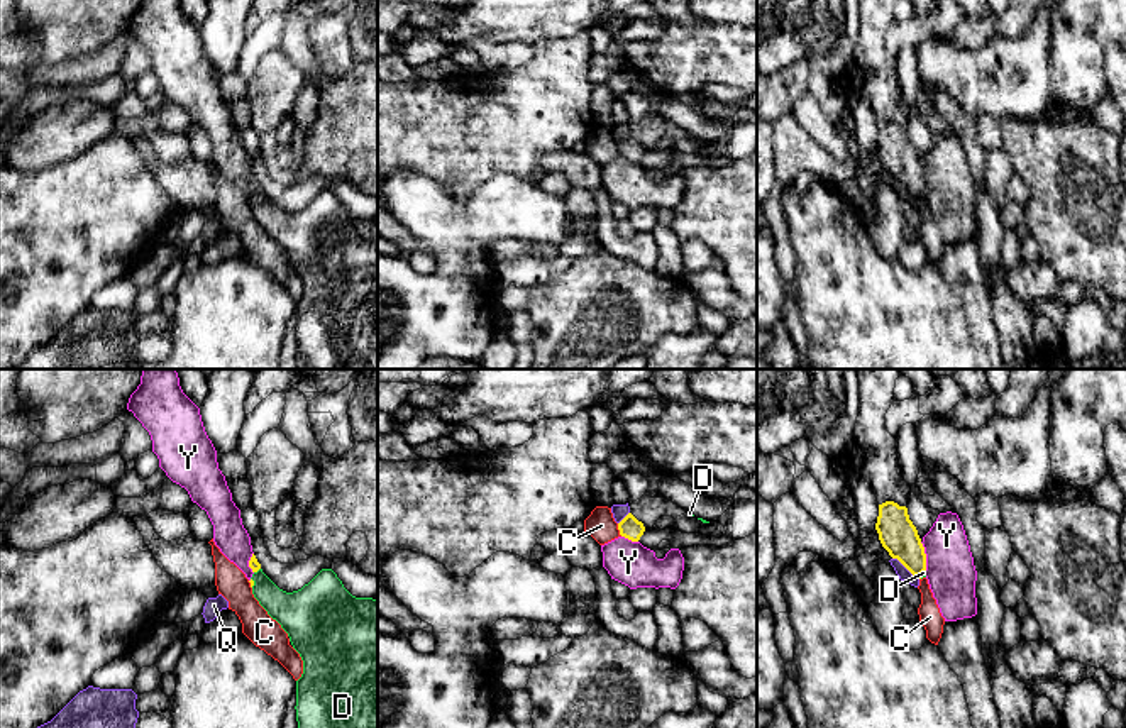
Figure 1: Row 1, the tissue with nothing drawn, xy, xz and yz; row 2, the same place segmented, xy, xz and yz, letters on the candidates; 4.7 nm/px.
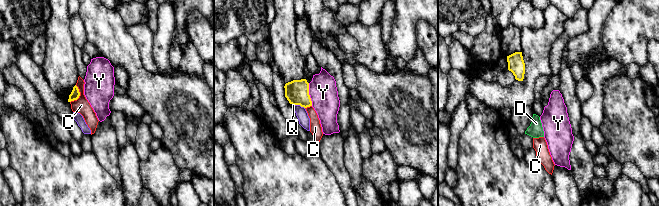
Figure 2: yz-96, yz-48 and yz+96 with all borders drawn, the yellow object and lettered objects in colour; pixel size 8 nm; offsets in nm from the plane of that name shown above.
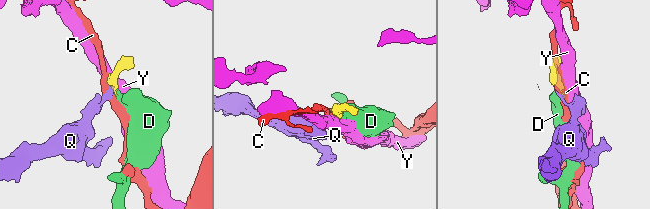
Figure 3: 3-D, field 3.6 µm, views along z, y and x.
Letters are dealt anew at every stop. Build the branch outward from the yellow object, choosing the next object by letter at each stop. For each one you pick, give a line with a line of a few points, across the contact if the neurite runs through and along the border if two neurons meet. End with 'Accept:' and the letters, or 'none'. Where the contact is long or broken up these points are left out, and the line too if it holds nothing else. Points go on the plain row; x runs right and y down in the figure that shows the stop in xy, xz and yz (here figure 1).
D: line xy (251, 202), (253, 204), (281, 227), (297, 232)
Accept: D

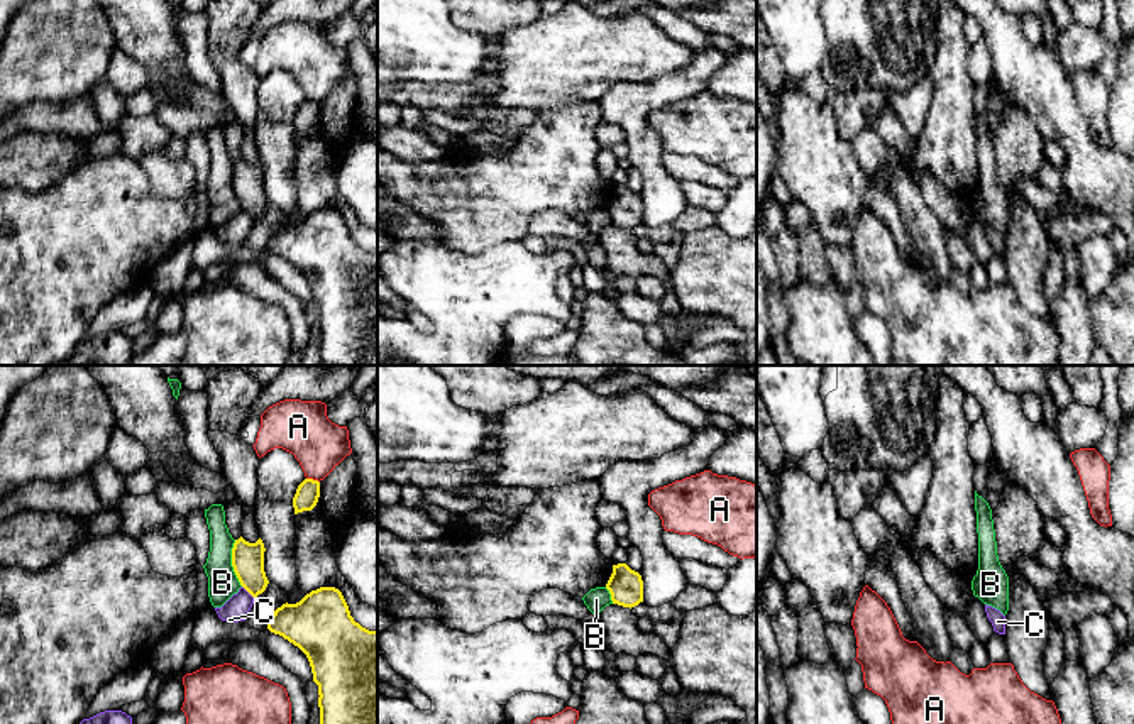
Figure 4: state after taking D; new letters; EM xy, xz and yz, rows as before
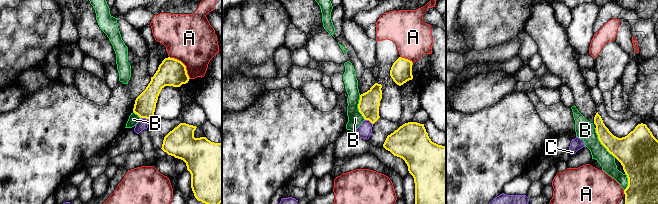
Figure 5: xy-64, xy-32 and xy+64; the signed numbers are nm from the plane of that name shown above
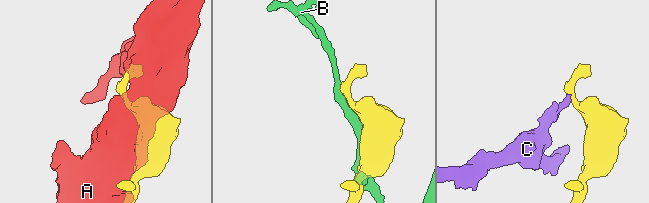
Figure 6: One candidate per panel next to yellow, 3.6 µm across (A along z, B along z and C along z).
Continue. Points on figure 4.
Accept: none

